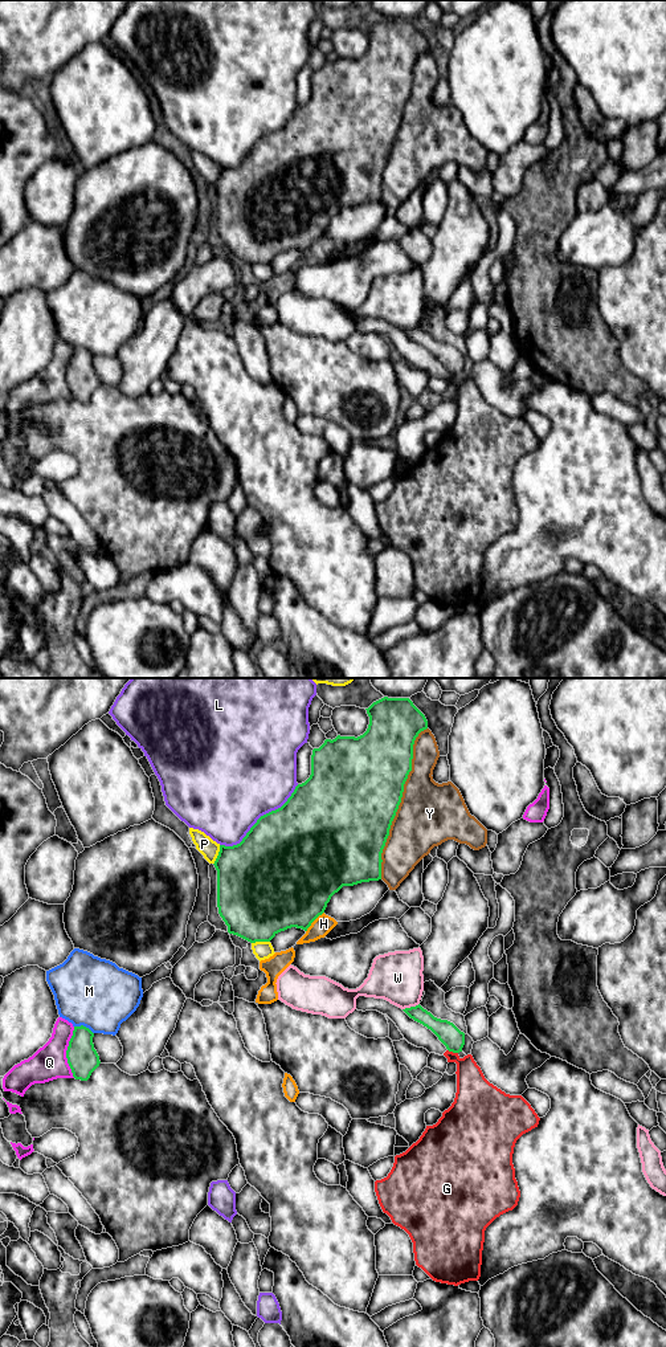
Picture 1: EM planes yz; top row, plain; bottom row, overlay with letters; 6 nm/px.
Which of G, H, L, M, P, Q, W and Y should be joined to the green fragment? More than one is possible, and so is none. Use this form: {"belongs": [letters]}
{"belongs": []}

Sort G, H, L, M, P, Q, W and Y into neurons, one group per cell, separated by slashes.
G / H / L / M / P / Q / W / Y

